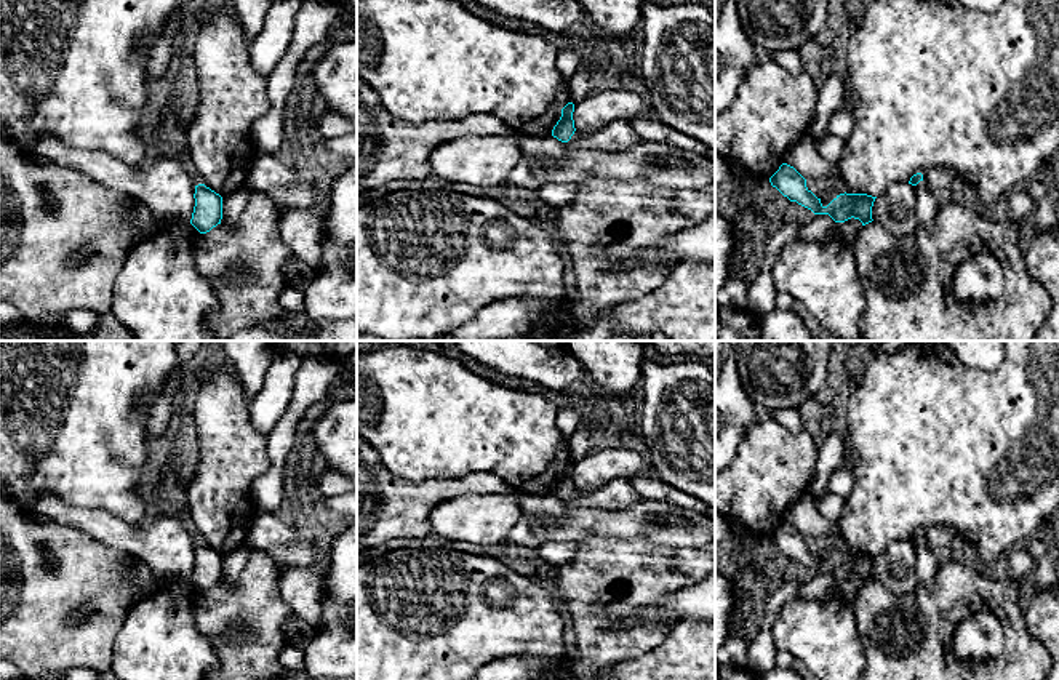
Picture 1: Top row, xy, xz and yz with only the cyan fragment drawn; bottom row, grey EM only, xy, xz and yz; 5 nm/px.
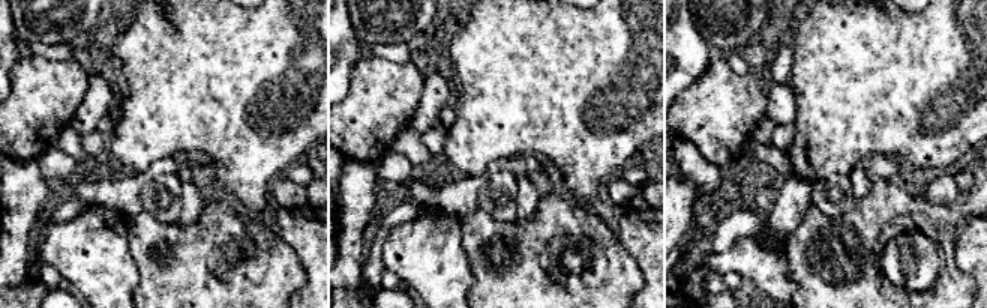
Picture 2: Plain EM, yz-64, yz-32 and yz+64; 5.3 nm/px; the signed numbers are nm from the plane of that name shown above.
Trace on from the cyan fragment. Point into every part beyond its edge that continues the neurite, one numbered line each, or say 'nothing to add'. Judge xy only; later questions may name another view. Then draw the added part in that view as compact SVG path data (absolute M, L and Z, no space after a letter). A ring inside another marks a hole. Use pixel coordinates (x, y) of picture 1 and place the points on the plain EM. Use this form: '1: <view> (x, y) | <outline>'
nothing to add

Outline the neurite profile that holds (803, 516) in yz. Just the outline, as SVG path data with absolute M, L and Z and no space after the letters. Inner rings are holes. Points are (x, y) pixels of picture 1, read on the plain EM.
M808 494L792 506L785 522L793 525L805 538L827 538L840 544L840 528L837 522L824 518L814 499Z

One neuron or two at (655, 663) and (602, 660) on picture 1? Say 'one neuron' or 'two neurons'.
two neurons

